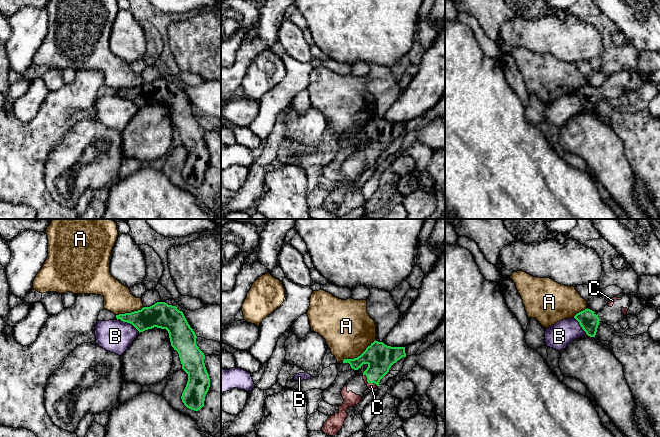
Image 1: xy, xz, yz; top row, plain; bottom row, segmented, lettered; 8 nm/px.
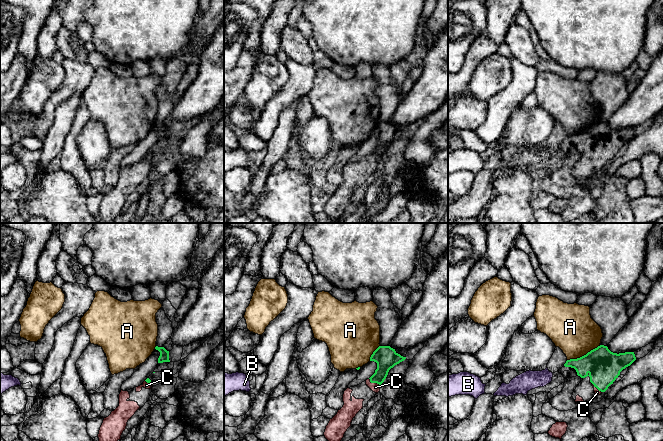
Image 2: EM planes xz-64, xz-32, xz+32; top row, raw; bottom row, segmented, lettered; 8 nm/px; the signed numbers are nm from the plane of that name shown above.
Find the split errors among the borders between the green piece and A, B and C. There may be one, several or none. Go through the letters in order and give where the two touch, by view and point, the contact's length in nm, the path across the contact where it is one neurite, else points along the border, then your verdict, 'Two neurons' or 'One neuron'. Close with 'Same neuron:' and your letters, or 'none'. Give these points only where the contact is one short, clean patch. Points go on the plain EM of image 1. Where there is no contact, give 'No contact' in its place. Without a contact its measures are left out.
A: Touches green at xz (358, 132). Shared border 320 nm. Two neurons
B: Touches green at xy (130, 99). Shared border 180 nm. Two neurons
C: Touches green at xz (369, 158). Shared border 160 nm. Path across: xz (379, 133), (378, 143), (369, 158), (371, 162). One neuron
Same neuron: C

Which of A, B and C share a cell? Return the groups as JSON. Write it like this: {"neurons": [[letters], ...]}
{"neurons": [["A"], ["B"], ["C"]]}

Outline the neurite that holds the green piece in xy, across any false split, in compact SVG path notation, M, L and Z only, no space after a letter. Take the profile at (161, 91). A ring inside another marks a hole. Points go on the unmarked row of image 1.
M157 78L138 87L116 91L116 94L132 100L139 109L154 103L168 107L171 122L178 128L182 145L188 150L182 178L191 186L200 186L210 163L210 154L204 139L205 131L197 122L197 112L183 88L176 82Z

